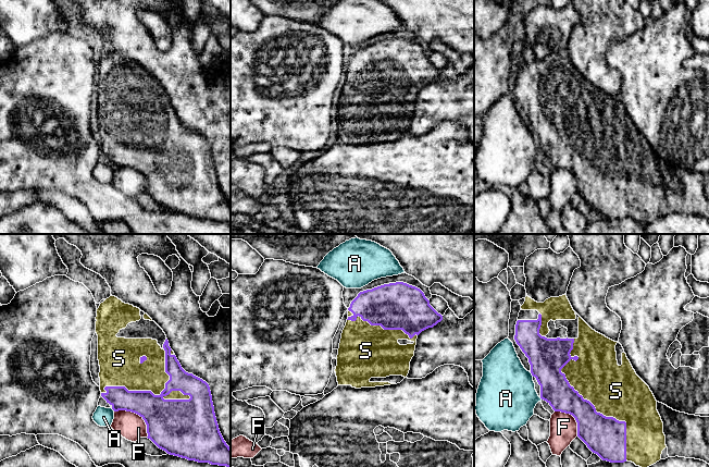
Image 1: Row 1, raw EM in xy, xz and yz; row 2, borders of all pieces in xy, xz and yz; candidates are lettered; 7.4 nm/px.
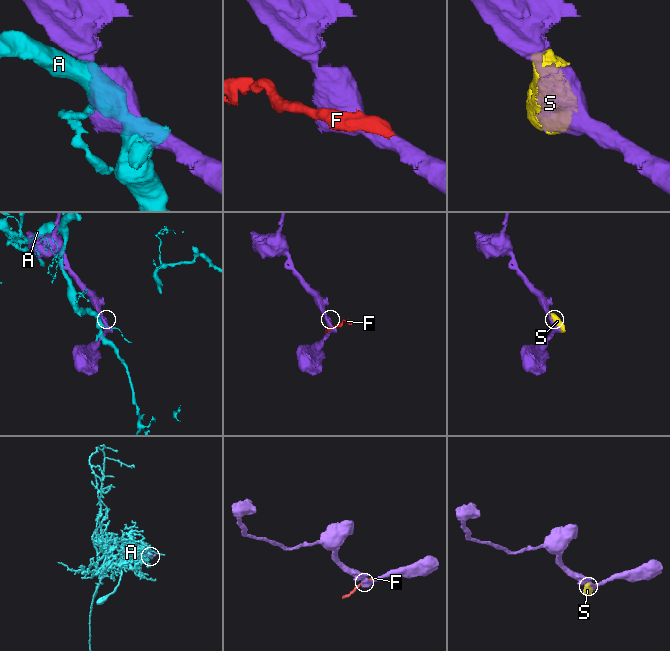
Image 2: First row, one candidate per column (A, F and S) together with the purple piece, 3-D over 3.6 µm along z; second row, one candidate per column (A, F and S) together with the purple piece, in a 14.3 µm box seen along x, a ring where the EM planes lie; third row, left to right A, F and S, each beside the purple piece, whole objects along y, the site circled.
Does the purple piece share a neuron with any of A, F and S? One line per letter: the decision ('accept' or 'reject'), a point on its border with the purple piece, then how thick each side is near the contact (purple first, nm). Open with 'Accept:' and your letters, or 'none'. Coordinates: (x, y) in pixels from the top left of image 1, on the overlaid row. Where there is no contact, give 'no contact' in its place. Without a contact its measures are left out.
Accept: S
A: reject; meets purple in yz at (532, 375); 280 nm thick on the purple side, 440 nm on the other
F: reject; meets purple in xy at (137, 414); 360 nm thick on the purple side, 200 nm on the other
S: accept; meets purple in yz at (594, 407); 300 nm thick on the purple side, 380 nm on the other

